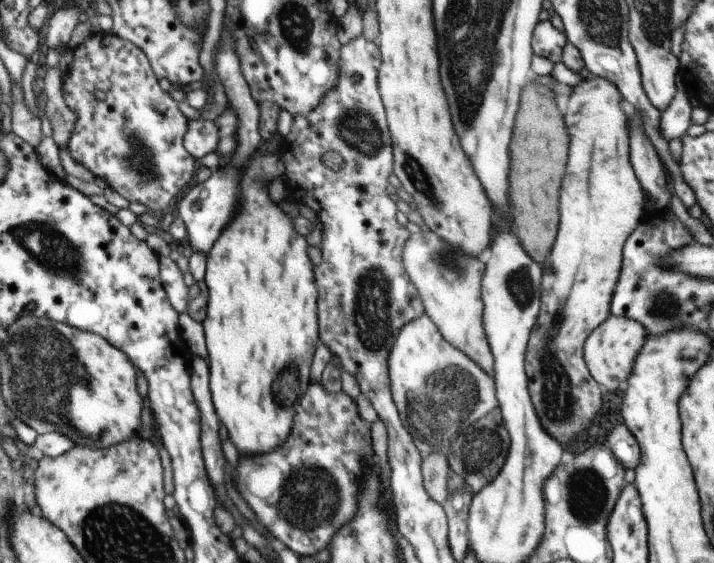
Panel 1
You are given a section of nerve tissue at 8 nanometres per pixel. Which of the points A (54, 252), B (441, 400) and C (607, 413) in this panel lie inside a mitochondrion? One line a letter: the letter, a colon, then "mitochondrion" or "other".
A: mitochondrion
B: mitochondrion
C: other

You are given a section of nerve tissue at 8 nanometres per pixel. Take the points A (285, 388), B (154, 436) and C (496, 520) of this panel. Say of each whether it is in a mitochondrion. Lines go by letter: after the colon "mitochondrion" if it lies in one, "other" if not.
A: mitochondrion
B: other
C: other

